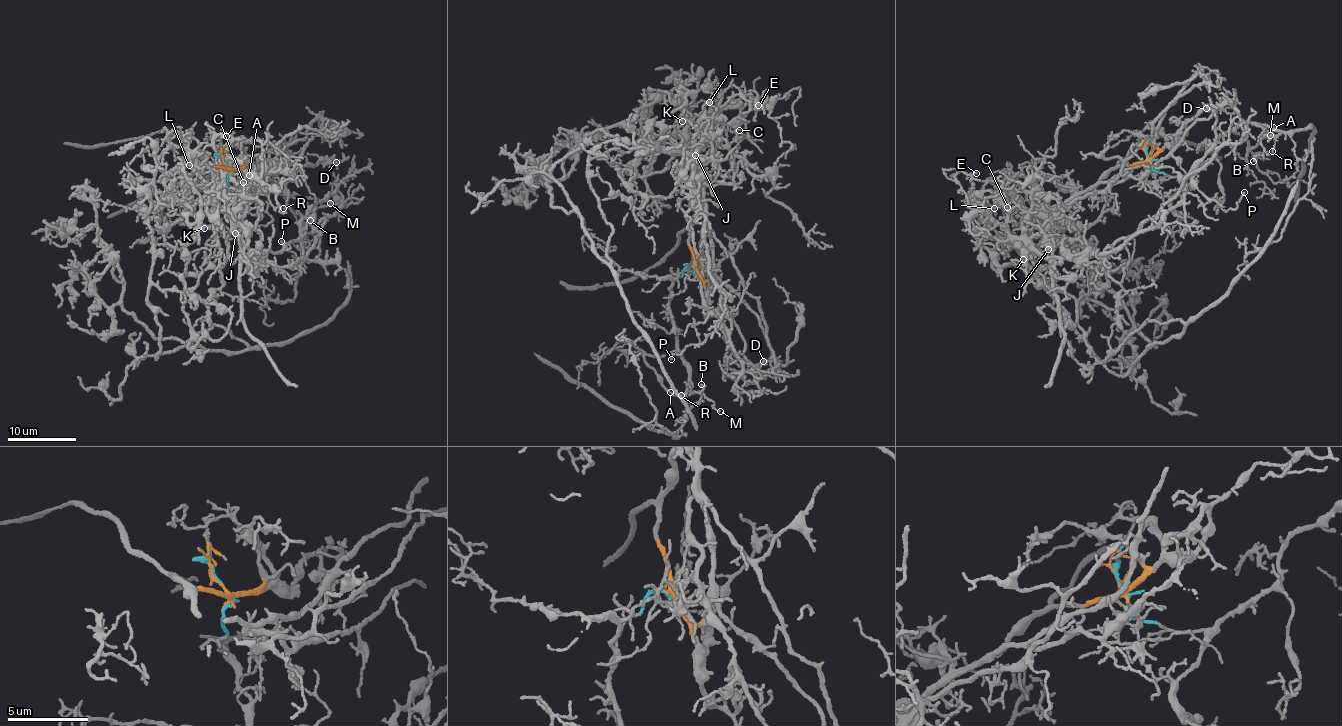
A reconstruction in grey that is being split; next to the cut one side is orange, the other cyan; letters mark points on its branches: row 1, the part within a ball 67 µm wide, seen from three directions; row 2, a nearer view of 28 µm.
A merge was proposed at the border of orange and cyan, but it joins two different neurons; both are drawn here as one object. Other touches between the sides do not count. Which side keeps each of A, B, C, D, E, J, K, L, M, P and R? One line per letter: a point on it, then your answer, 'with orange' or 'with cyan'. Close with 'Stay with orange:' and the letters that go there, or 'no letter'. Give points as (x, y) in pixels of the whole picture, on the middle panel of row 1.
A: at (670, 392); with cyan
B: at (701, 384); with cyan
C: at (739, 130); with orange
D: at (763, 361); with orange
E: at (758, 105); with orange
J: at (695, 155); with orange
K: at (682, 121); with orange
L: at (709, 102); with orange
M: at (720, 411); with cyan
P: at (671, 359); with orange
R: at (681, 395); with cyan
Stay with orange: C, D, E, J, K, L, P

